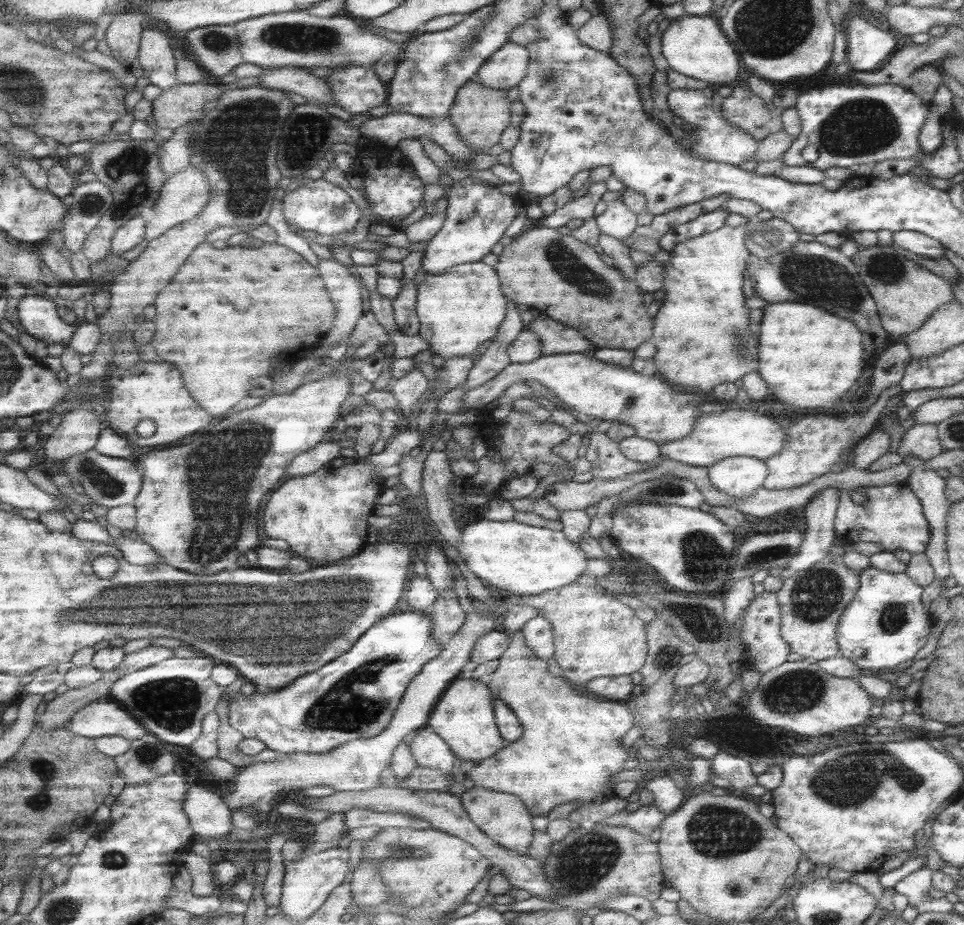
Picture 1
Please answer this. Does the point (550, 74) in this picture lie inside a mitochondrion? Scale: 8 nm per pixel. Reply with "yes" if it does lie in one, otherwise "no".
yes

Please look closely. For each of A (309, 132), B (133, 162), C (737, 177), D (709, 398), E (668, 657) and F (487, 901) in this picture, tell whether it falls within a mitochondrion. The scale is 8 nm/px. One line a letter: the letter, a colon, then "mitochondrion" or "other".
A: mitochondrion
B: mitochondrion
C: other
D: other
E: mitochondrion
F: other

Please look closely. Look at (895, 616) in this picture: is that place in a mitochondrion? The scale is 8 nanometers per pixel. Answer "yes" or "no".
yes

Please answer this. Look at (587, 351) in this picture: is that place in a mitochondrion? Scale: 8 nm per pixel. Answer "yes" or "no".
no

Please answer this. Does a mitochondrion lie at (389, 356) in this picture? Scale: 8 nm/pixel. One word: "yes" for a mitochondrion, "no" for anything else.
no

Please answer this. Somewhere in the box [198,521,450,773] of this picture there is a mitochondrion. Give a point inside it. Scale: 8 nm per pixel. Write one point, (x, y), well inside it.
(348, 706)

